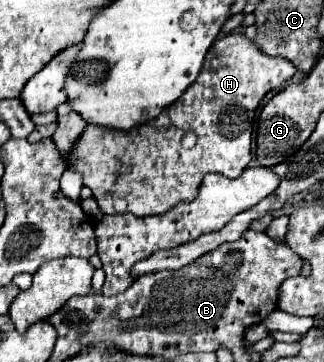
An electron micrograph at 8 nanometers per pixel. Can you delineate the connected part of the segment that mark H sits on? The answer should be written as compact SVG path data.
M229 33L211 45L197 81L157 119L139 125L131 131L113 131L87 125L79 115L73 115L73 111L69 111L67 103L63 103L57 109L59 125L53 135L53 141L57 151L65 155L73 149L75 139L83 133L75 143L75 169L83 175L83 185L93 191L93 197L97 199L101 213L133 213L137 217L165 213L179 203L193 201L207 173L221 173L229 179L235 179L243 173L243 169L251 161L251 125L255 119L255 109L269 91L289 81L295 75L295 71L297 69L287 59L261 55L261 51L253 47L253 41L245 39L243 35Z

